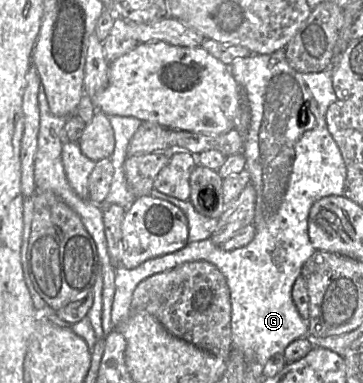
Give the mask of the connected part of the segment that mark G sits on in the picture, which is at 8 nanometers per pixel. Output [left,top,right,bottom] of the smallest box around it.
[34,49,347,367]

